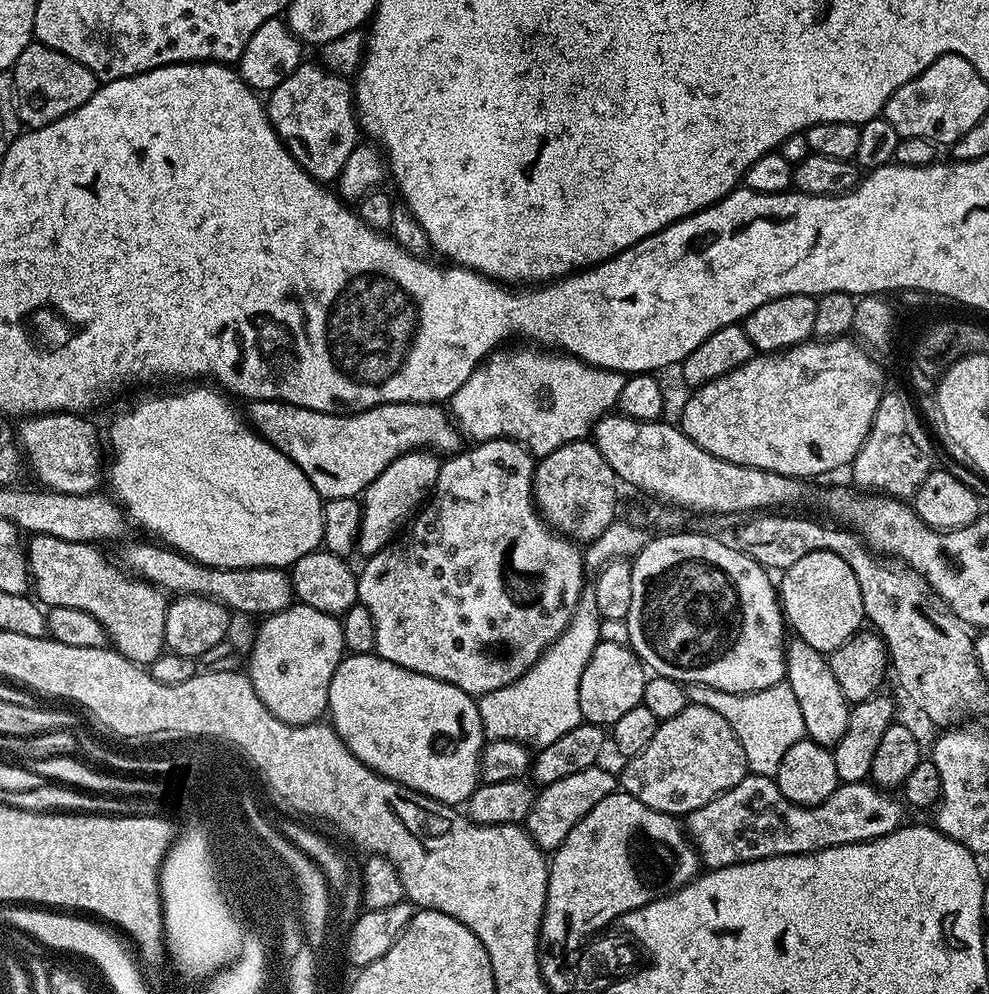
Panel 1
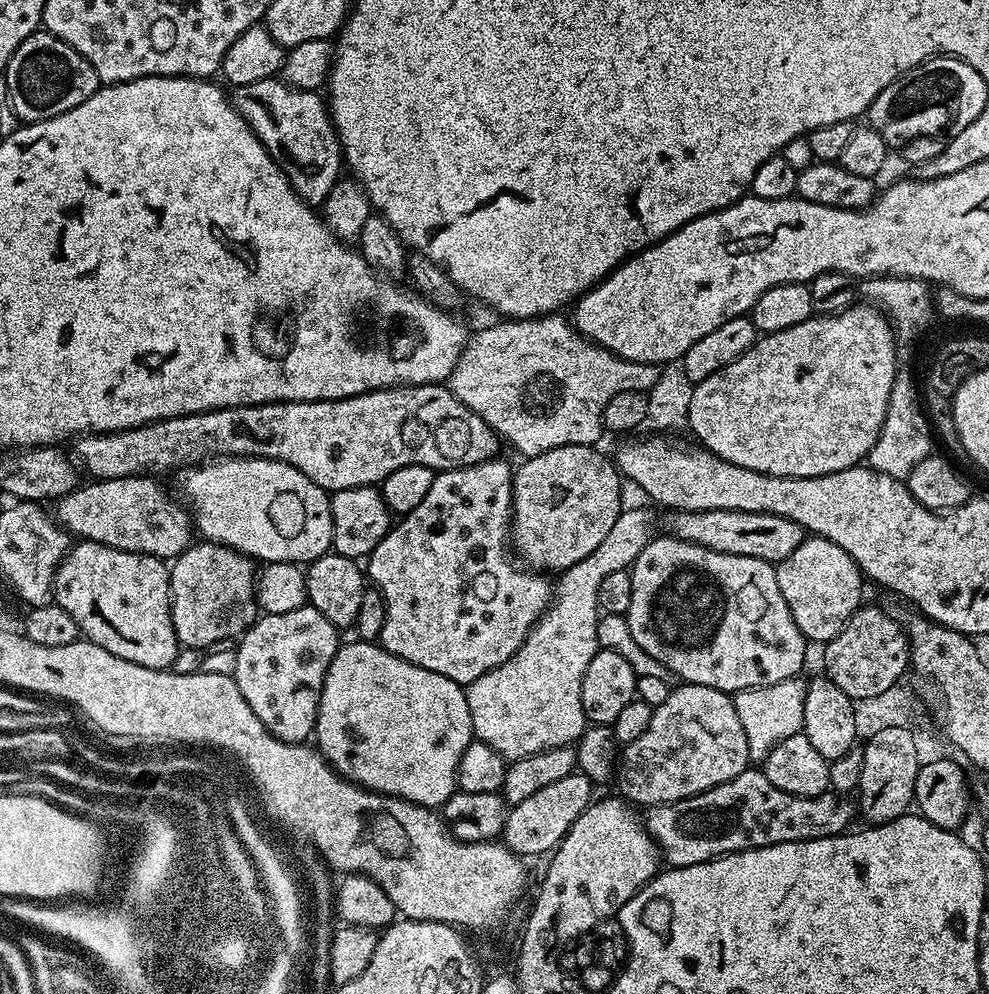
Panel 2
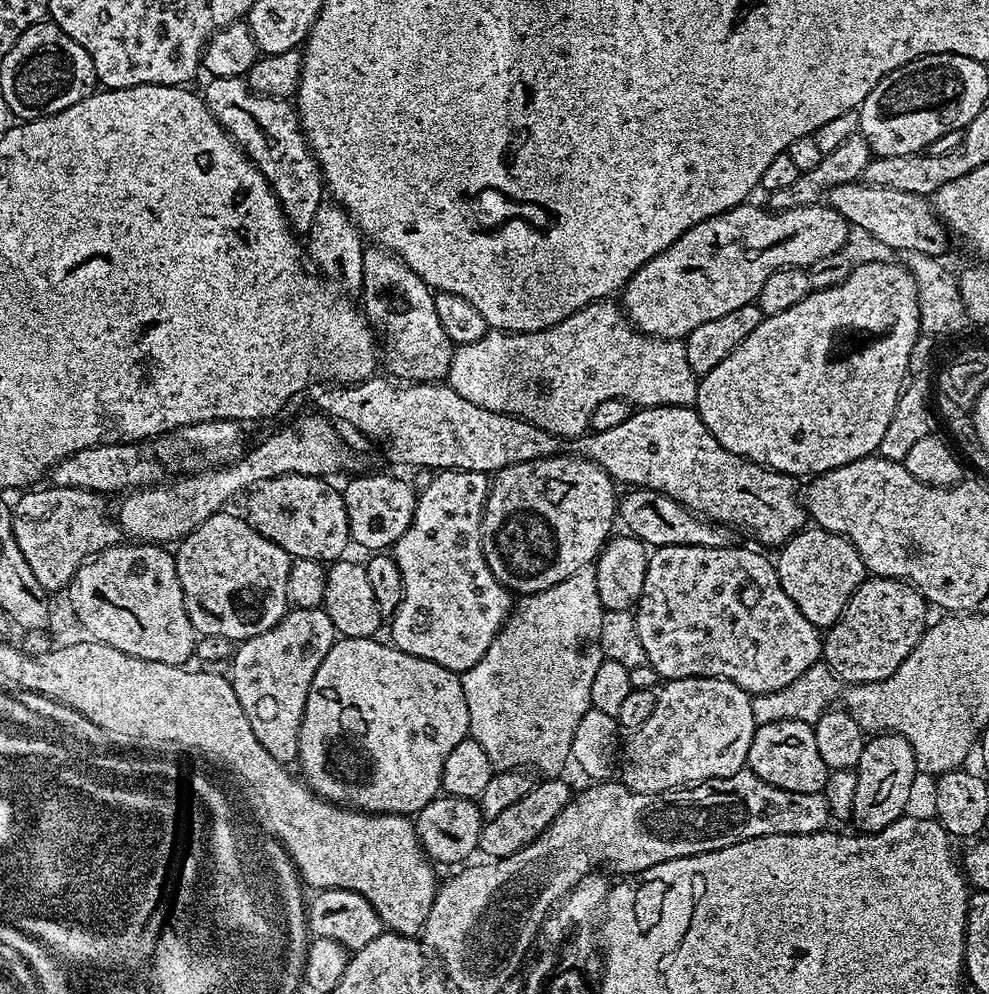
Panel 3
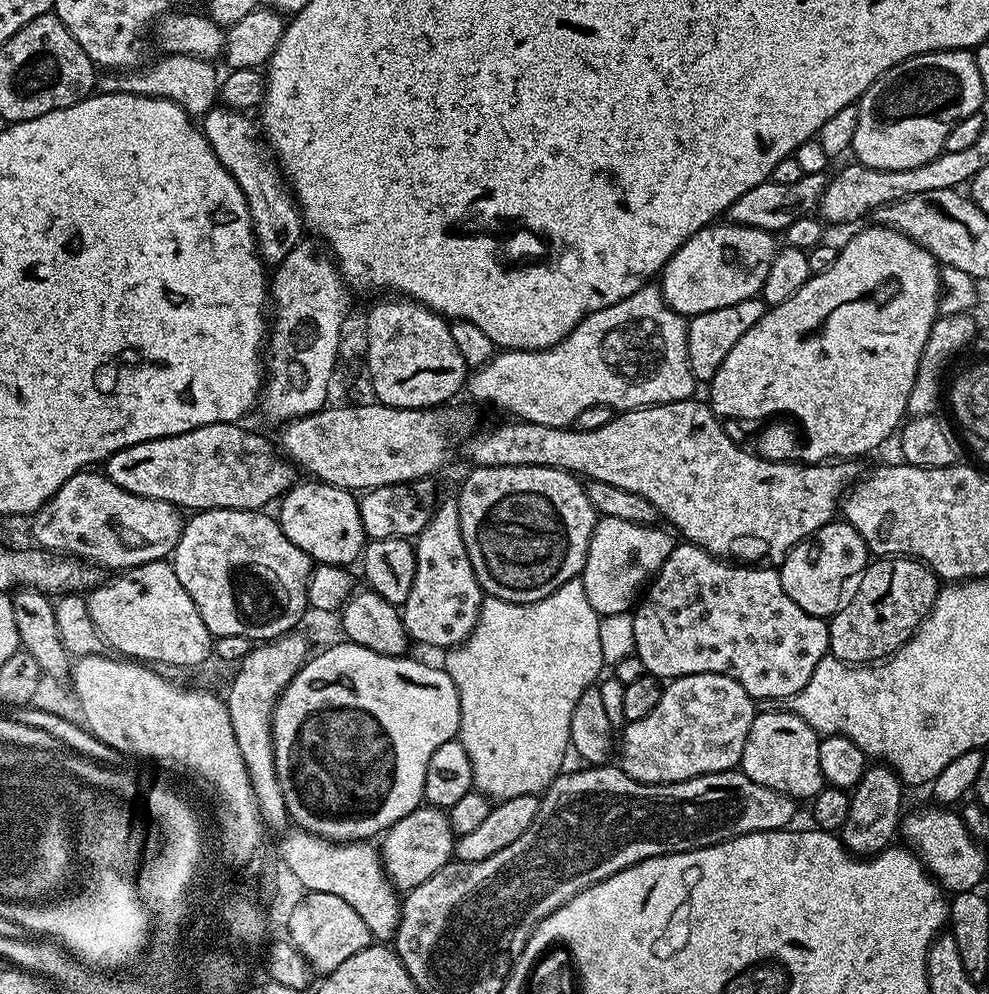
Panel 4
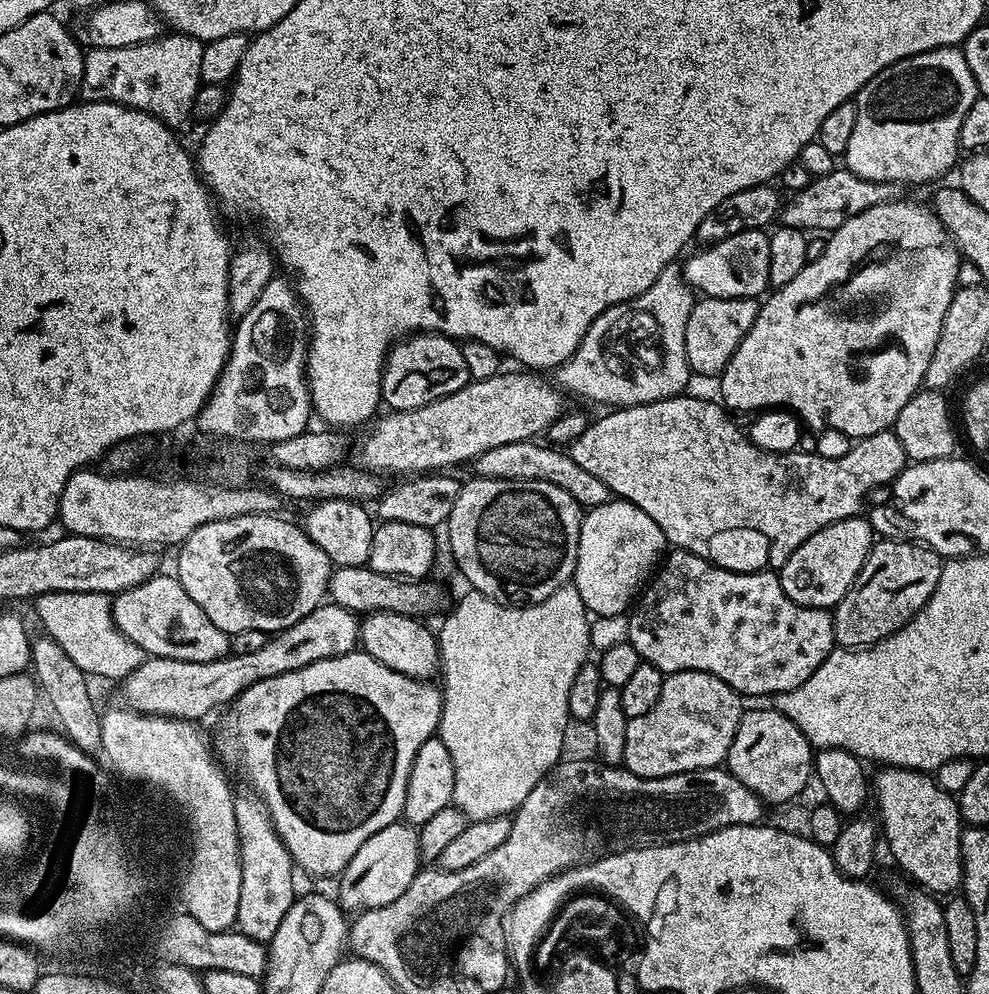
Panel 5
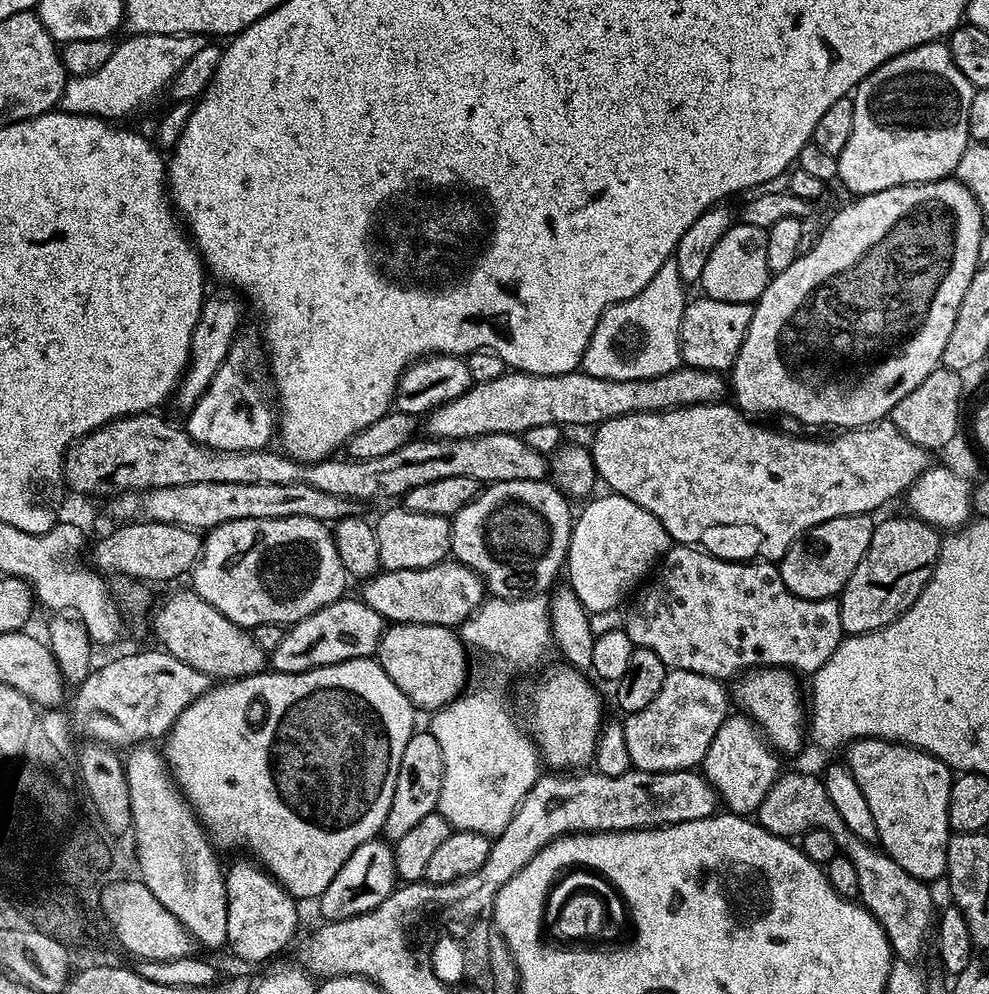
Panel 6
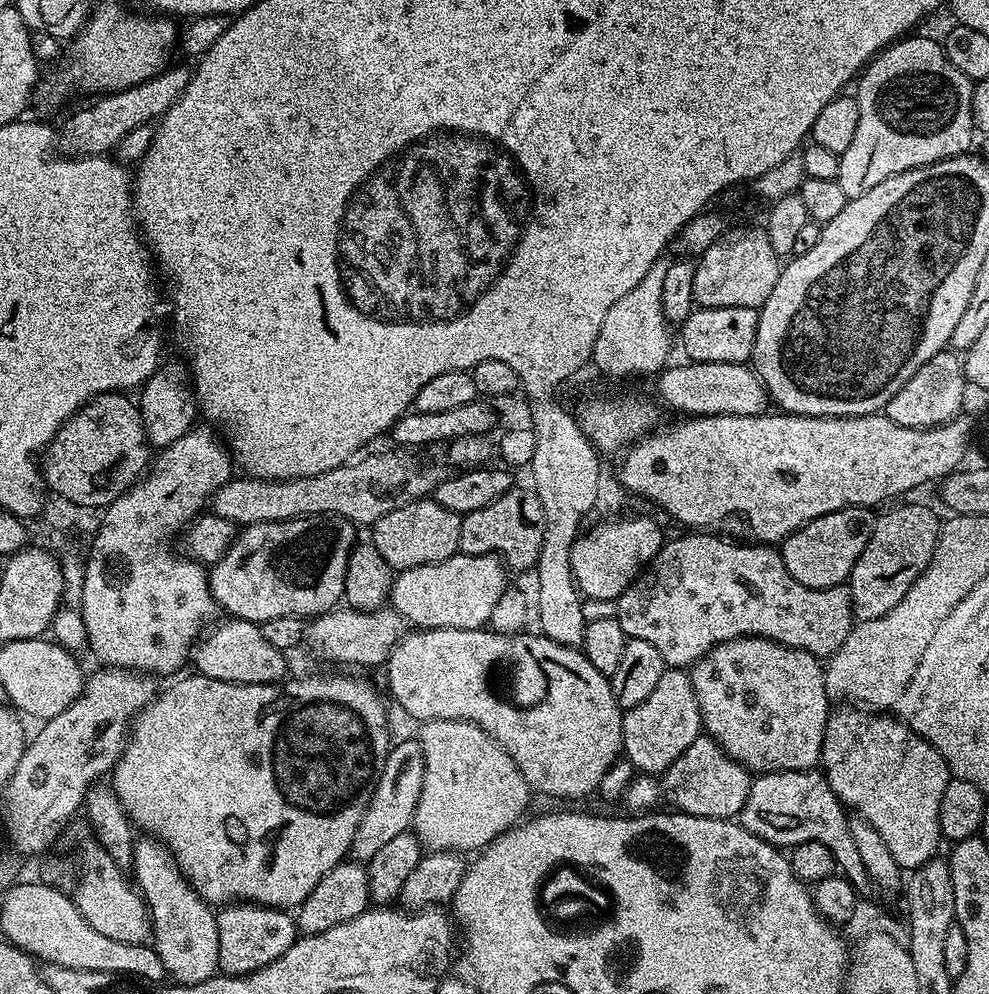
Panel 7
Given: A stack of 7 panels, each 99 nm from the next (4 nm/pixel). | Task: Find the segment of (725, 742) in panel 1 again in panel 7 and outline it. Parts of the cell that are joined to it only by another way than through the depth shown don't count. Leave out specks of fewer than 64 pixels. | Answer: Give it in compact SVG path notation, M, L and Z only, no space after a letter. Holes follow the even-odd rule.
M665 667L658 686L650 693L650 698L623 713L624 735L623 755L635 766L640 774L662 774L702 734L700 707L694 694L692 677L683 668Z

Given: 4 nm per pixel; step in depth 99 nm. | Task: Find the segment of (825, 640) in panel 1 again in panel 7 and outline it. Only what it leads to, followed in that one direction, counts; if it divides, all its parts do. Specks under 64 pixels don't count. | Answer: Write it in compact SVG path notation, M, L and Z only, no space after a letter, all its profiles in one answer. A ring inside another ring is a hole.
M871 507L843 508L834 510L822 518L814 518L787 536L779 545L778 551L786 562L786 570L802 586L811 588L829 588L844 584L852 575L854 566L870 542L870 534L876 525L877 513Z

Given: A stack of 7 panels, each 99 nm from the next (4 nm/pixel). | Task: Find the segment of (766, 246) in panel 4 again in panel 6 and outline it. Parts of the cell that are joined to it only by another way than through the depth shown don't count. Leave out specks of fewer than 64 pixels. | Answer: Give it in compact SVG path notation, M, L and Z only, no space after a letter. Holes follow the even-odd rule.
M743 222L733 223L732 229L714 246L702 270L700 284L703 295L710 300L747 304L759 300L766 290L770 273L766 266L766 232L758 226Z

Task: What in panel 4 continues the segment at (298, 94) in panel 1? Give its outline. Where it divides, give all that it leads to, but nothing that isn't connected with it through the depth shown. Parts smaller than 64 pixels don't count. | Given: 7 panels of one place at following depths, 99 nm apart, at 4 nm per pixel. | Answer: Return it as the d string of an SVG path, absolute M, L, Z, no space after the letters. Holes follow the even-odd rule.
M214 106L202 117L202 131L214 154L238 182L246 198L260 259L265 265L275 266L300 243L306 225L296 197L284 173L280 171L280 165L274 159L259 123L253 117L251 120L250 116L238 109Z

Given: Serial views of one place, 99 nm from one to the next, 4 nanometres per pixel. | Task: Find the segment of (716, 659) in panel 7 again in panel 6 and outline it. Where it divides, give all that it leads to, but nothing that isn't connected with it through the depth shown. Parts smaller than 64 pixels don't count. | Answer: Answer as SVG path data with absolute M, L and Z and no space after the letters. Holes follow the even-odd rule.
M754 668L743 673L730 688L735 707L737 704L737 709L752 719L765 741L780 754L798 751L804 740L806 744L806 700L800 697L796 680L797 673L786 668Z

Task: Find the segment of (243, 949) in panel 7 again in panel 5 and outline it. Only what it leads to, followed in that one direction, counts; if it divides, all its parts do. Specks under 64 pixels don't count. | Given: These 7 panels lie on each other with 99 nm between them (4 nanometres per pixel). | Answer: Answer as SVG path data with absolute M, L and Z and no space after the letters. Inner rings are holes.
M251 790L234 799L234 822L240 839L240 865L242 866L242 894L238 894L238 918L235 927L242 934L261 942L271 942L286 910L298 898L296 880L292 877L292 856L286 850L282 838L268 813L264 801Z

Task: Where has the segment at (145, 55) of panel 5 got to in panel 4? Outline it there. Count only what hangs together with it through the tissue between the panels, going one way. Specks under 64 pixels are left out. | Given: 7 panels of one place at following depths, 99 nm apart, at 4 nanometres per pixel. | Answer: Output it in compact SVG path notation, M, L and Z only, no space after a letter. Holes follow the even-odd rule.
M179 54L161 55L161 60L154 64L141 66L135 70L120 70L115 74L104 74L99 77L98 88L100 92L133 92L135 96L153 96L174 102L188 111L193 118L202 118L207 114L218 100L218 76L216 78L216 64L211 60L204 60L200 56L181 56Z

